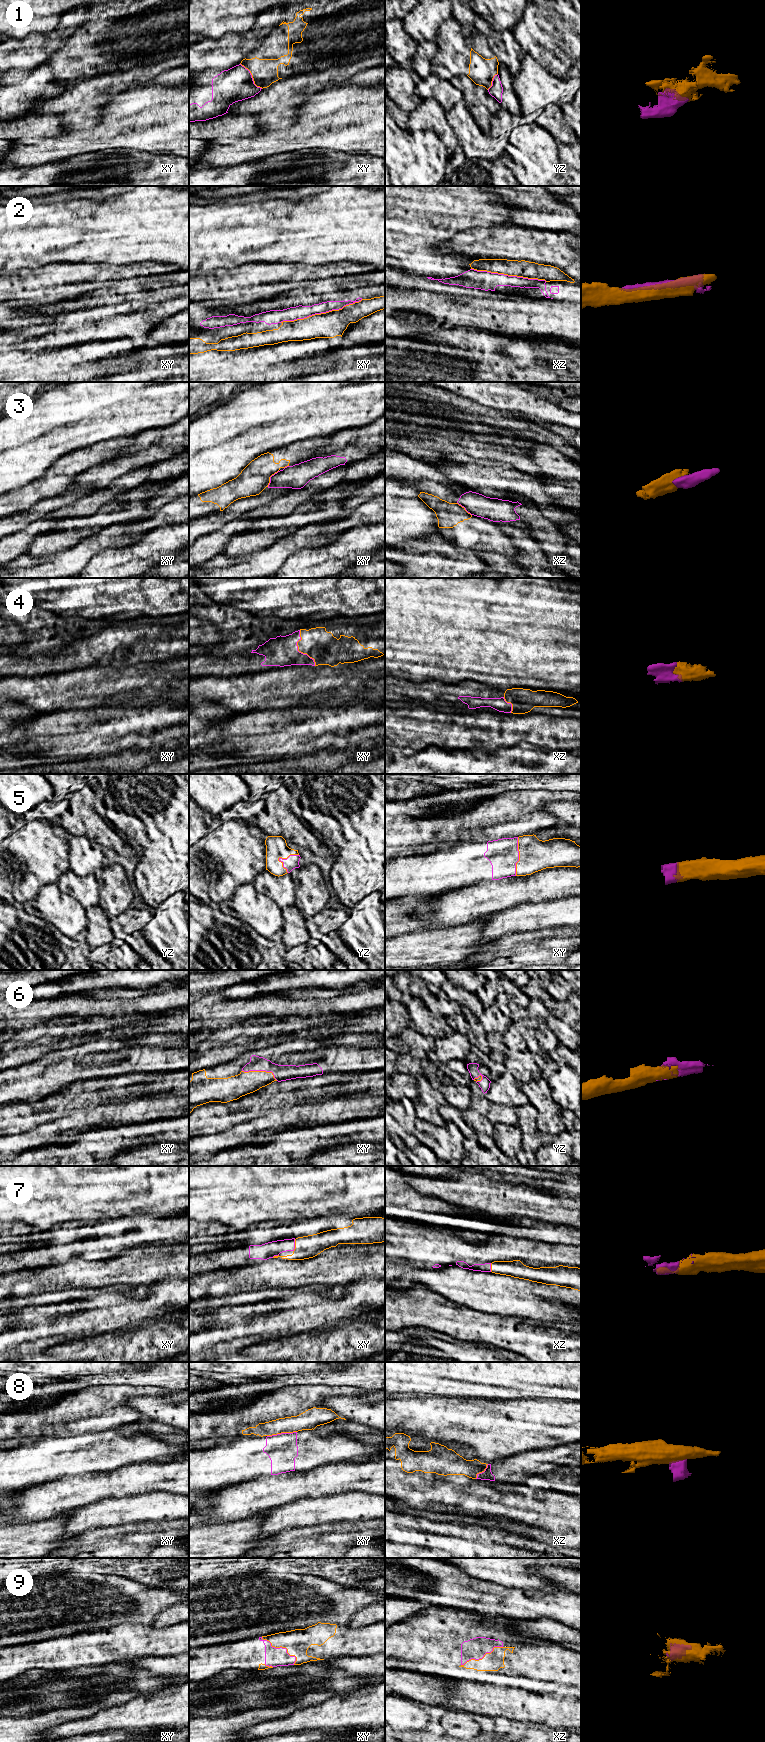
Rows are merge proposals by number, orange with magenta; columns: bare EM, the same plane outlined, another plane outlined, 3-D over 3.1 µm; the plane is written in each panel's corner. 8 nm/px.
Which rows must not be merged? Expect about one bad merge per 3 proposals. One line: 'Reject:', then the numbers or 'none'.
Reject: 1, 3, 8

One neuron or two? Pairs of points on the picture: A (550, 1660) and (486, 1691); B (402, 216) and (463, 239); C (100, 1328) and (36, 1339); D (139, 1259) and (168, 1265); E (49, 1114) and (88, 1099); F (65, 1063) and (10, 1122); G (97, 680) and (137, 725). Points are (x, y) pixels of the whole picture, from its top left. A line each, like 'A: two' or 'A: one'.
A: one
B: two
C: one
D: two
E: one
F: two
G: two

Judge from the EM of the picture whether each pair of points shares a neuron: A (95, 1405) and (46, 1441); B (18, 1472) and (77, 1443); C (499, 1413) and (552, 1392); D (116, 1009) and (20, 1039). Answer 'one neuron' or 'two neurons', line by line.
A: two neurons
B: one neuron
C: two neurons
D: two neurons

